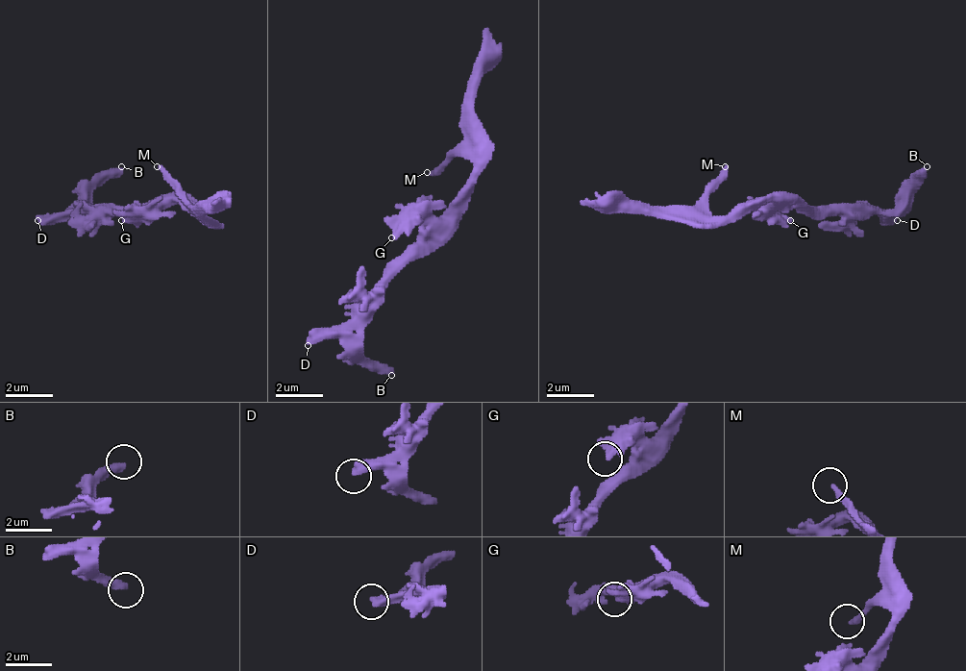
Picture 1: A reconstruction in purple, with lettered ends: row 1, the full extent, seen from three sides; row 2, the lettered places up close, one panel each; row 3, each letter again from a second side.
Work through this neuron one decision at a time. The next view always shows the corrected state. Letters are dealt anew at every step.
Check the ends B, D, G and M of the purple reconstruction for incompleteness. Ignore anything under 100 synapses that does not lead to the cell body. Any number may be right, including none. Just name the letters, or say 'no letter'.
B, D, M

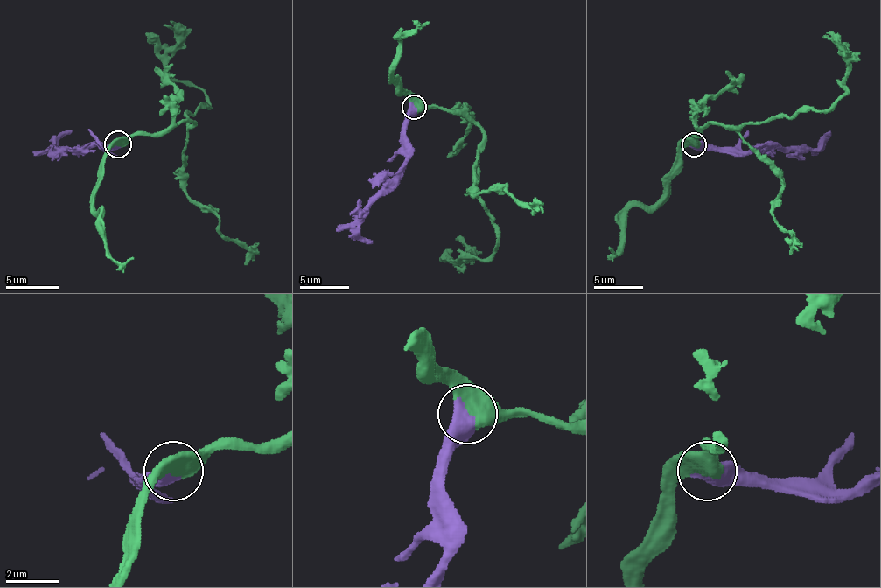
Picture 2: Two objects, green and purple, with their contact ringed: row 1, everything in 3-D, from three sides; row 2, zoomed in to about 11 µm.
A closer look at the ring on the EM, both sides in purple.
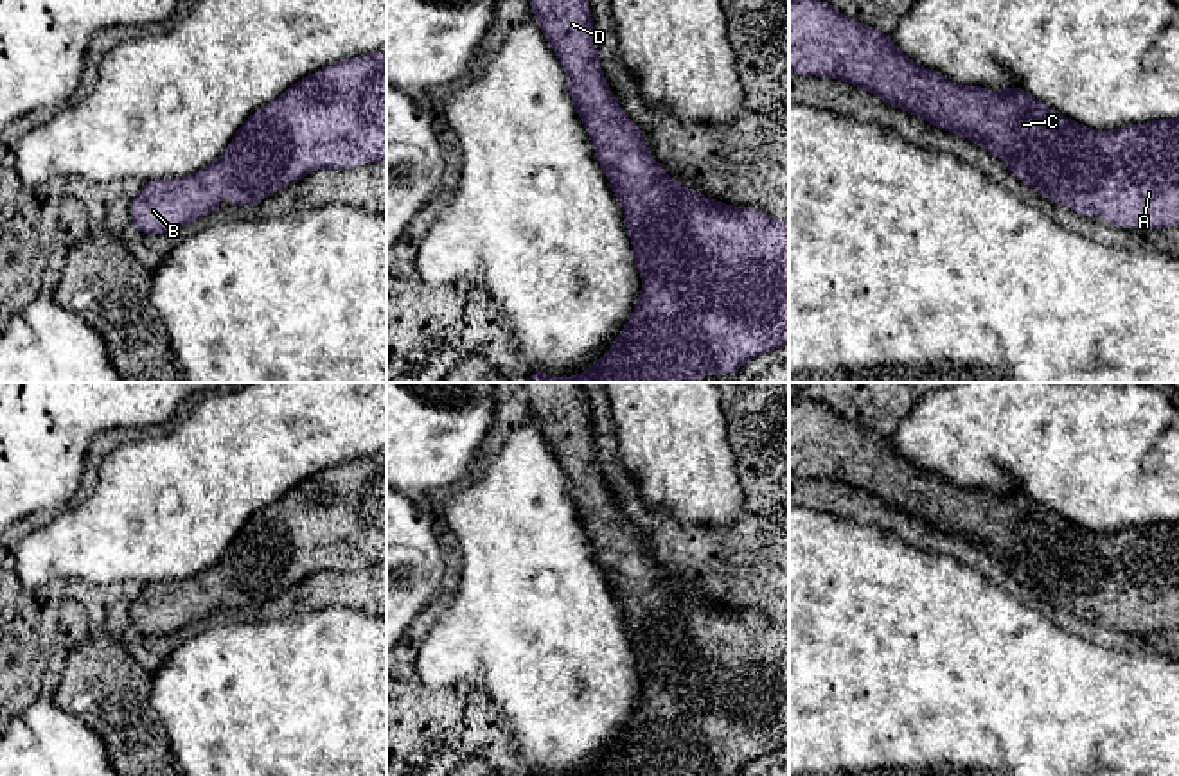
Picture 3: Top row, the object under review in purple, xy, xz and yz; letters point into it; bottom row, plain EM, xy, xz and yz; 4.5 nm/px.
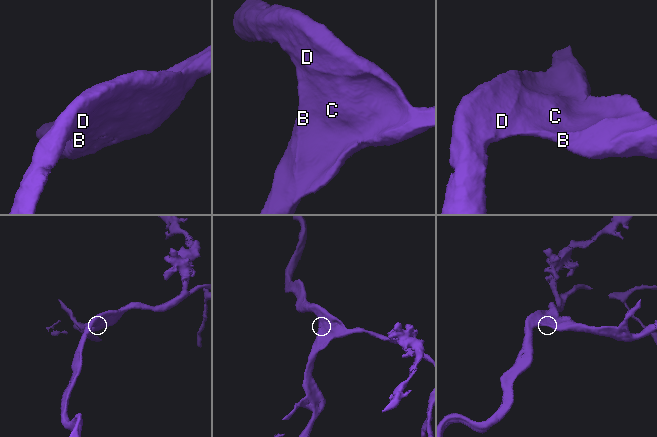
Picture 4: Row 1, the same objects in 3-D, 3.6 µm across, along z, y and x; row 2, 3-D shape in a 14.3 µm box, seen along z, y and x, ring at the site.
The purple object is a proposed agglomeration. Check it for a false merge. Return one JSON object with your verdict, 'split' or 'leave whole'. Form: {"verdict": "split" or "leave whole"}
{"verdict": "leave whole"}

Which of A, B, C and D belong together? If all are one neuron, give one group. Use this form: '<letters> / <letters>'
A B C D

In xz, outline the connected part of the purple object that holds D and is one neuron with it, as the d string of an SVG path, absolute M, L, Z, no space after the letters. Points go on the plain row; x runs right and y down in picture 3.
M519 383L536 426L568 476L568 498L581 519L598 568L618 600L642 695L609 754L584 776L737 776L746 763L789 745L789 625L753 609L731 609L674 584L649 555L643 534L622 514L606 485L595 445L588 395L581 383Z

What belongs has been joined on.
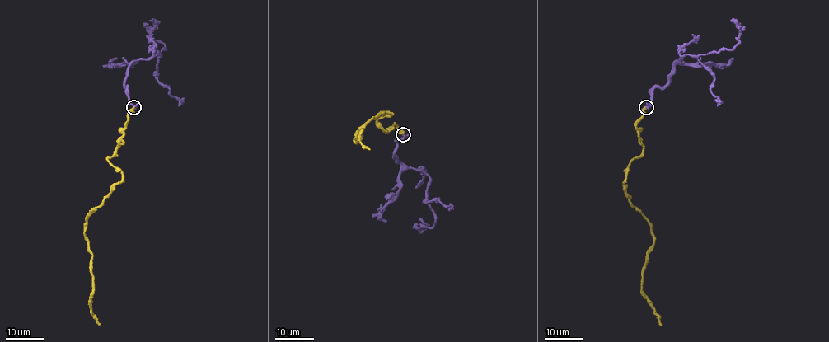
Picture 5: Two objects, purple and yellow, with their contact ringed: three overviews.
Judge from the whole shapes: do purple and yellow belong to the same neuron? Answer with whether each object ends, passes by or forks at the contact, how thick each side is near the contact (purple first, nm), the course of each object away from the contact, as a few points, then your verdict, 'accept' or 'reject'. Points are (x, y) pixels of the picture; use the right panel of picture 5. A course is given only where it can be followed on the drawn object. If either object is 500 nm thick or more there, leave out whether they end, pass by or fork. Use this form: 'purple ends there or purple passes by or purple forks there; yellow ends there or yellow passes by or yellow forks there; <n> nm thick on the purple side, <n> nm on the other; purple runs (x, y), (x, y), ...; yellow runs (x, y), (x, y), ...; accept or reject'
purple passes by; yellow ends there; 320 nm thick on the purple side, 400 nm on the other; purple runs (645, 107), (653, 89), (668, 82), (672, 66), (686, 54), (731, 49), (739, 42), (740, 28), (731, 20); yellow runs (645, 107), (636, 126), (643, 152), (630, 161), (625, 194), (650, 226), (653, 247), (642, 294), (661, 325); accept

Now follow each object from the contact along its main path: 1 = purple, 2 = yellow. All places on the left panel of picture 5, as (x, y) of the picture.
1: (133, 107), (125, 82), (128, 66), (166, 49), (161, 42), (151, 38), (154, 22), (149, 20)
2: (133, 107), (116, 152), (108, 158), (122, 179), (85, 226), (92, 256), (91, 309), (100, 325)

